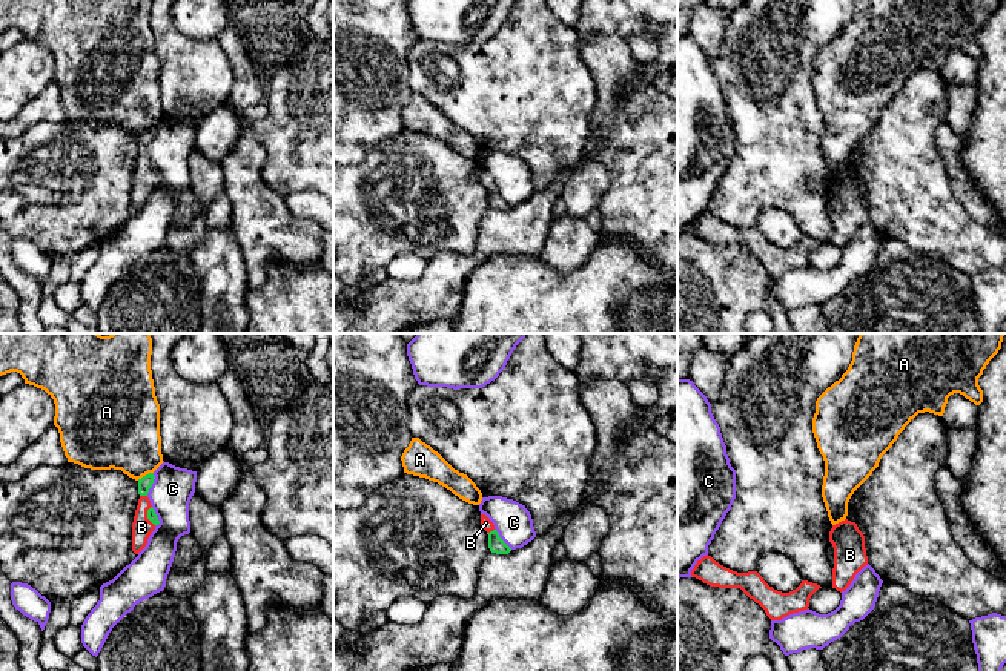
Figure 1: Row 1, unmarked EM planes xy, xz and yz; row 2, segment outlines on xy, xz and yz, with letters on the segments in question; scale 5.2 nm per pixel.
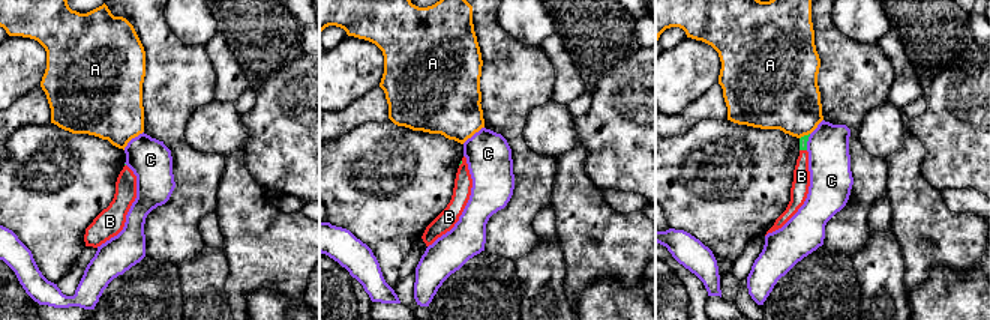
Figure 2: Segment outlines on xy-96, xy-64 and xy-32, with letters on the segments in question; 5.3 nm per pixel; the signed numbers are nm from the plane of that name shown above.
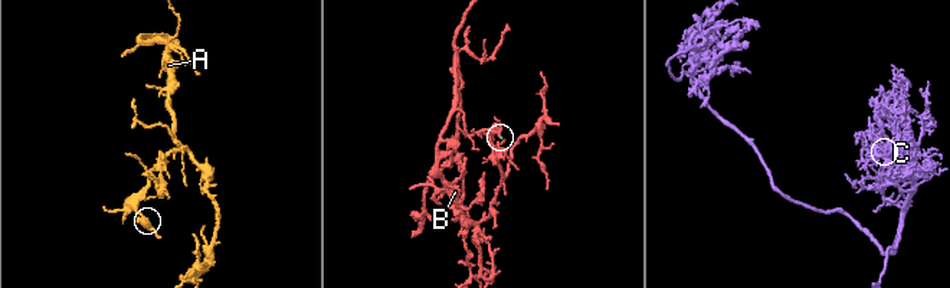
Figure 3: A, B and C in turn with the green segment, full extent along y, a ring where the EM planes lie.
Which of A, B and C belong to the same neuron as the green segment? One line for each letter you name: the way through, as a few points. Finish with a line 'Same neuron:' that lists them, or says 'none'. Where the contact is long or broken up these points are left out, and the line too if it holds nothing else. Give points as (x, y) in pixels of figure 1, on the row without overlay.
B: across xy (145, 138), (143, 151), (142, 183)
Same neuron: B

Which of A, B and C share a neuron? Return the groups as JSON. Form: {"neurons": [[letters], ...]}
{"neurons": [["A"], ["B"], ["C"]]}

